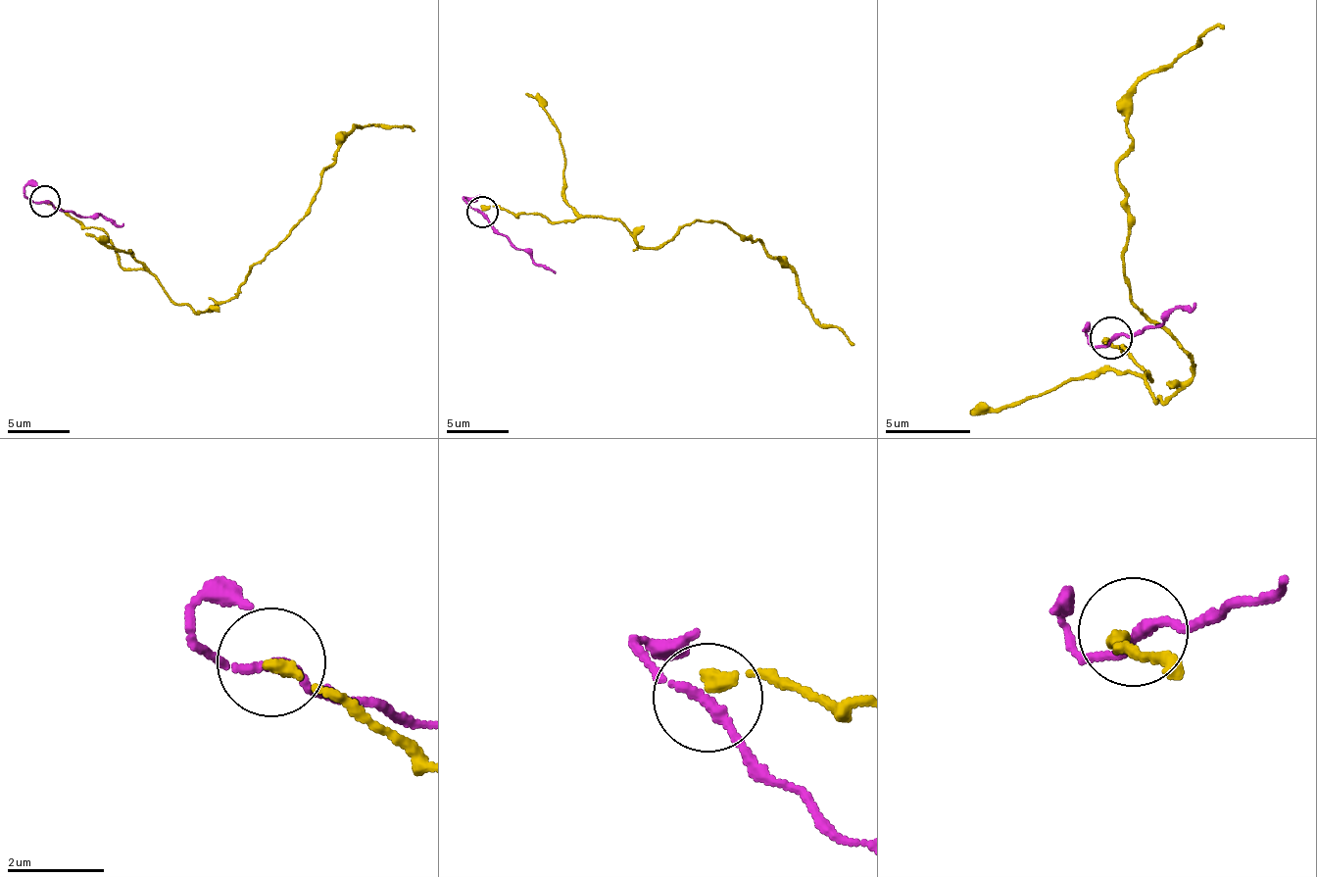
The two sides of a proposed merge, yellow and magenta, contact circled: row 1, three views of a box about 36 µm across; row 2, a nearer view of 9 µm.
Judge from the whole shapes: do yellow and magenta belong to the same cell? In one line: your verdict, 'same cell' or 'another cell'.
another cell

